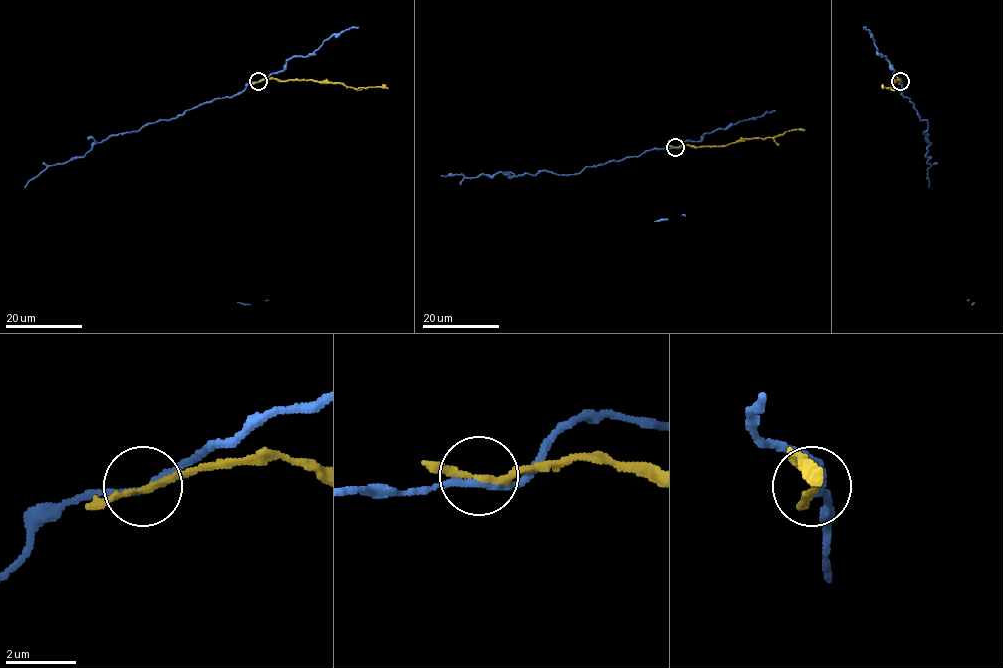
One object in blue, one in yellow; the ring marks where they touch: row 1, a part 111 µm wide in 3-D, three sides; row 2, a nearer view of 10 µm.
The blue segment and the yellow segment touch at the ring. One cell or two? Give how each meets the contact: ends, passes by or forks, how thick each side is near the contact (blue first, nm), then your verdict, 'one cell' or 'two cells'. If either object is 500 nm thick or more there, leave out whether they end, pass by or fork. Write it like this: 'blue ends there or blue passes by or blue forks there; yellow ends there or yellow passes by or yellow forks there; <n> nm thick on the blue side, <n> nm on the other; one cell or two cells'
blue passes by; yellow passes by; 200 nm thick on the blue side, 180 nm on the other; two cells

